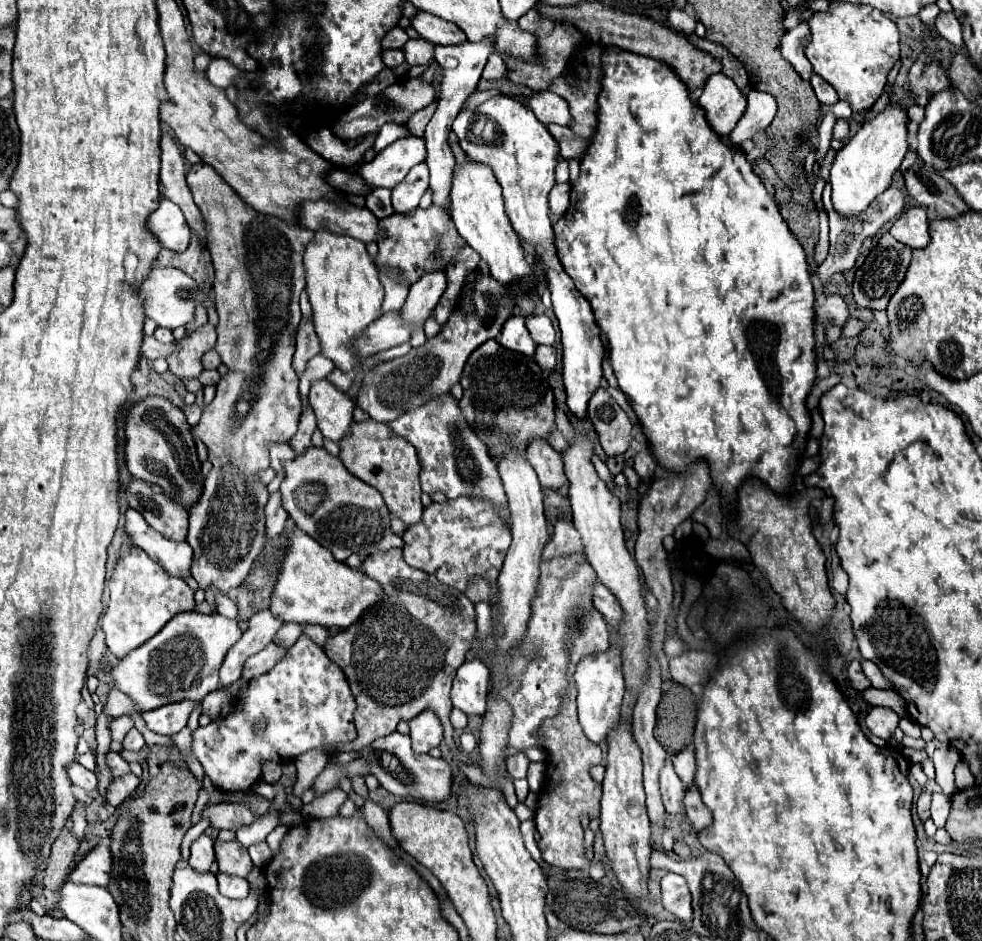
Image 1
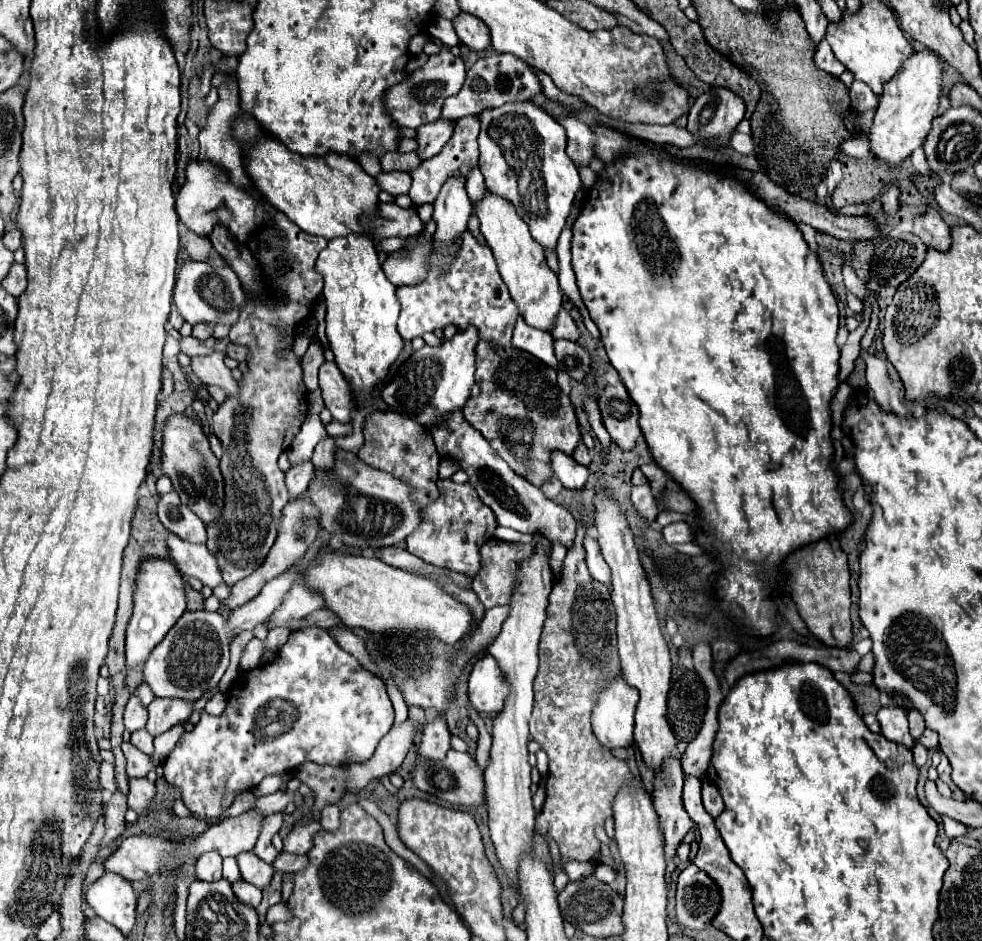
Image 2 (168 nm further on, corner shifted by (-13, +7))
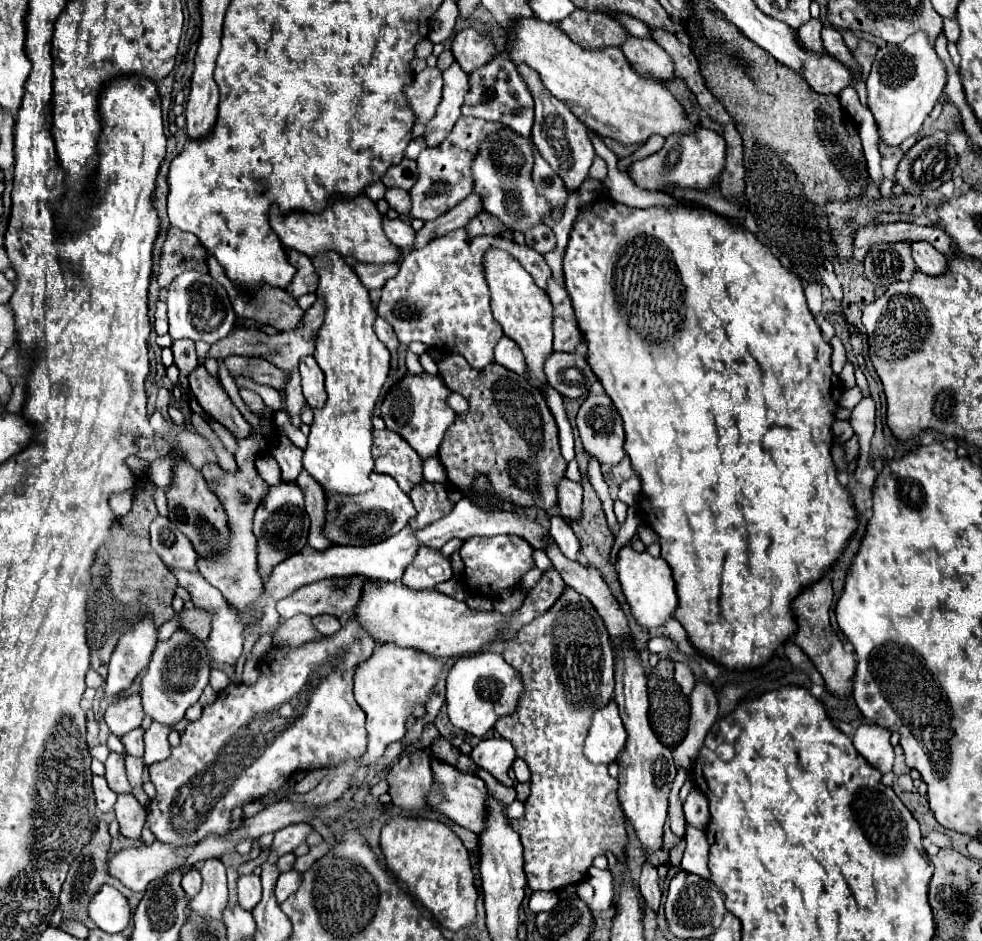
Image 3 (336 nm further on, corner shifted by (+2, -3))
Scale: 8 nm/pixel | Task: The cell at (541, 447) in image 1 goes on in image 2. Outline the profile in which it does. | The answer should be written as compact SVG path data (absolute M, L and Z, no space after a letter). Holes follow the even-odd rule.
M552 450L550 452L550 466L554 476L570 490L584 488L588 480L588 468L578 464L570 454L564 454L562 450Z

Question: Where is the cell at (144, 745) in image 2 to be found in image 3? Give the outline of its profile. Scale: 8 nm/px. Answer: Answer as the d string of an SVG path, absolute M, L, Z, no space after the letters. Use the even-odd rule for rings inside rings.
M125 756L125 764L127 764L127 776L129 776L129 782L133 786L133 790L141 788L143 786L143 760L141 758L133 758L133 756Z

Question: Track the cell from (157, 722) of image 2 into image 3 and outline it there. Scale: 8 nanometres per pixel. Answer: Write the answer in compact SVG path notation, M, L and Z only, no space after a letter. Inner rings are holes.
M135 728L127 732L125 736L121 736L121 742L129 756L143 756L143 730L141 728Z

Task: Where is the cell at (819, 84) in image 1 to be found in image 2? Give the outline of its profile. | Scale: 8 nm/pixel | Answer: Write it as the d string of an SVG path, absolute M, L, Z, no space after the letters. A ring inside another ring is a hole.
M824 40L824 42L820 42L820 46L816 48L814 62L816 62L816 66L818 66L820 70L828 72L828 74L830 74L830 76L834 76L834 78L840 78L840 74L844 74L844 72L846 72L844 64L840 64L840 62L834 58L834 54L832 54L832 50L830 50L830 46L828 46L828 42L826 42L826 40Z

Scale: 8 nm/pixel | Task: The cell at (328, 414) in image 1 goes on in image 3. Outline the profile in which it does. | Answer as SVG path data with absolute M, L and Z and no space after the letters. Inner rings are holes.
M305 356L299 362L299 372L301 372L301 386L303 386L303 396L305 396L307 404L313 410L319 410L327 400L321 368L317 366L313 356Z

